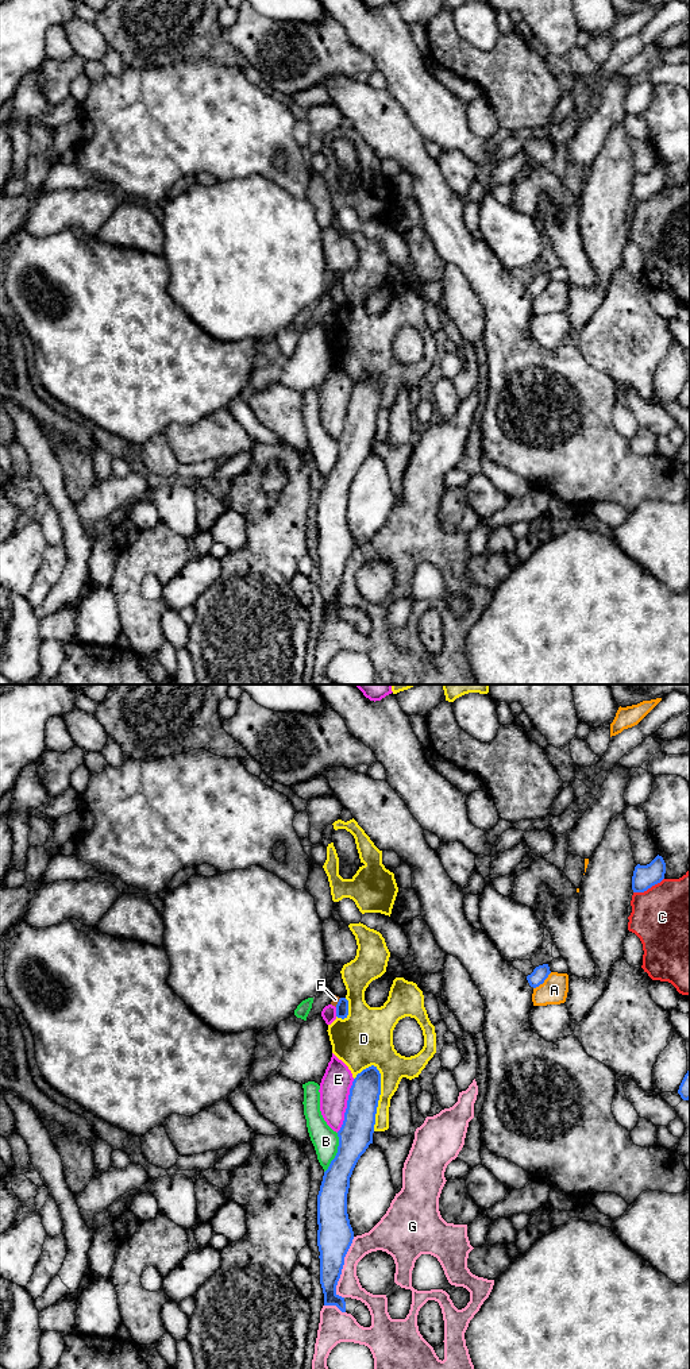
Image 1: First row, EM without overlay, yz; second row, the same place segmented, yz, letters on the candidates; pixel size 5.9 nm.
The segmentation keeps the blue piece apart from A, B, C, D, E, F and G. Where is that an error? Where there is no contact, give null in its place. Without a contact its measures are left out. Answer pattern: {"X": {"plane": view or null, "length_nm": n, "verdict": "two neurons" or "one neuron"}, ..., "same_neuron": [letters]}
{"A": {"plane": "yz", "length_nm": 150, "verdict": "two neurons"}, "B": {"plane": "yz", "length_nm": 260, "verdict": "two neurons"}, "C": {"plane": "yz", "length_nm": 200, "verdict": "two neurons"}, "D": {"plane": "yz", "length_nm": 400, "verdict": "two neurons"}, "E": {"plane": "yz", "length_nm": 340, "verdict": "two neurons"}, "F": {"plane": "yz", "length_nm": 70, "verdict": "two neurons"}, "G": {"plane": "yz", "length_nm": 380, "verdict": "two neurons"}, "same_neuron": []}

